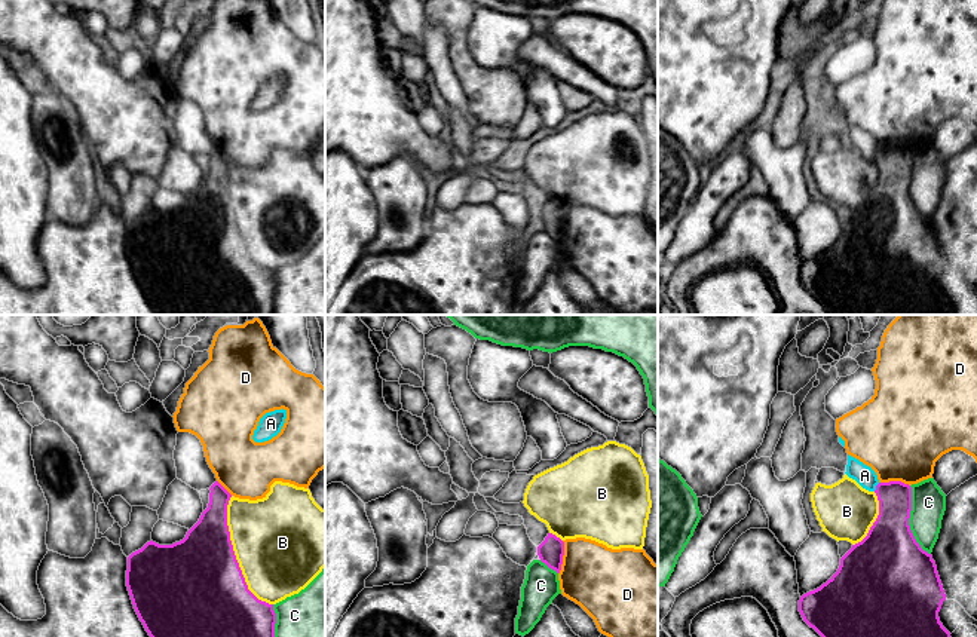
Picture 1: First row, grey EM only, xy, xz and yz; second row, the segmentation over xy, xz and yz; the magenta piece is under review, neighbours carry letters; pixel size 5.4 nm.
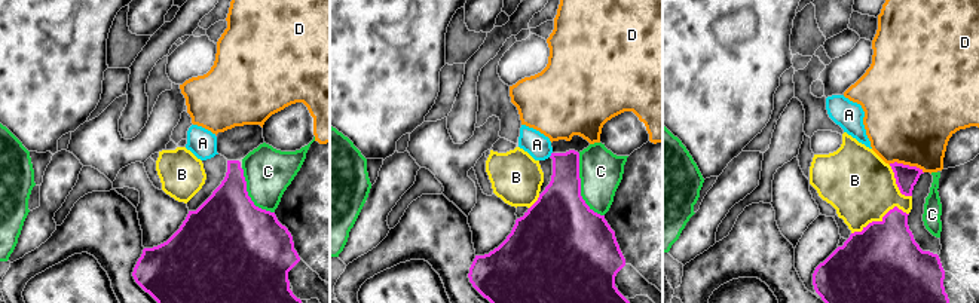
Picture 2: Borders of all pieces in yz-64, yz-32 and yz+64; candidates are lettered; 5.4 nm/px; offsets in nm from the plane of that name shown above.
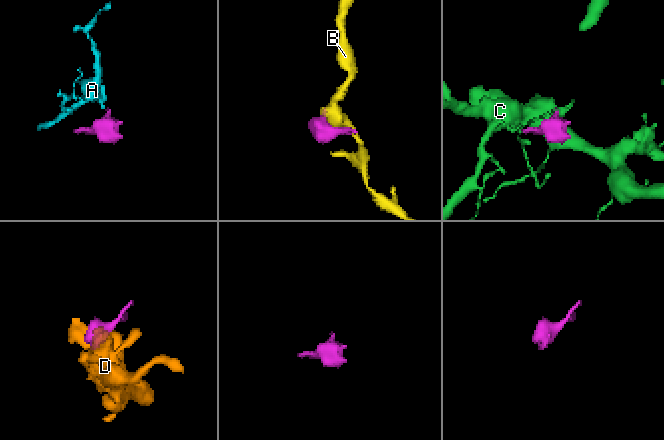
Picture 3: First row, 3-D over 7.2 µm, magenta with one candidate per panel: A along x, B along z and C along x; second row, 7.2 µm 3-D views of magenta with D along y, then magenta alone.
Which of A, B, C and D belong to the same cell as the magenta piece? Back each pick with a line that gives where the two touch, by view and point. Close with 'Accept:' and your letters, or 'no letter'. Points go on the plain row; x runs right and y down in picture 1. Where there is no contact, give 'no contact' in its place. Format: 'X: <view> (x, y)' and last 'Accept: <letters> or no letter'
Accept: no letter

